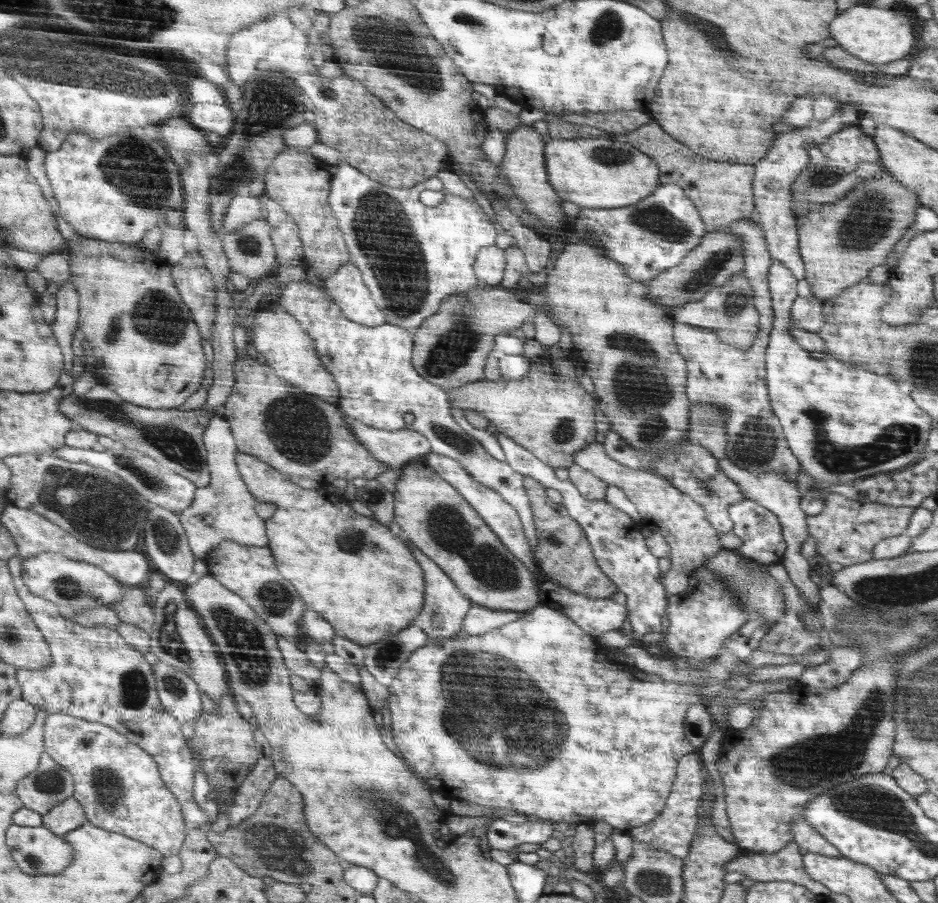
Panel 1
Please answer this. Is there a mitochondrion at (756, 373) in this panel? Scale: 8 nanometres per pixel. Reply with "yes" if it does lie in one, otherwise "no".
no

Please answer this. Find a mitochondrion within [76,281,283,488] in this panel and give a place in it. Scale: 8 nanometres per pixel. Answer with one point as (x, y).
(157, 315)

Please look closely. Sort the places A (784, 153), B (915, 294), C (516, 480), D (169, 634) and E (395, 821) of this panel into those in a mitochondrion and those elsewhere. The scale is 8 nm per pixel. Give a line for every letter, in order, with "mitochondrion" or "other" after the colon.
A: other
B: other
C: other
D: mitochondrion
E: mitochondrion

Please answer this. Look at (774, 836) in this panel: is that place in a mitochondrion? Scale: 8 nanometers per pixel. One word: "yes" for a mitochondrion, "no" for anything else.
no

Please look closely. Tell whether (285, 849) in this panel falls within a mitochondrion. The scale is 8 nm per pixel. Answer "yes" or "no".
yes

